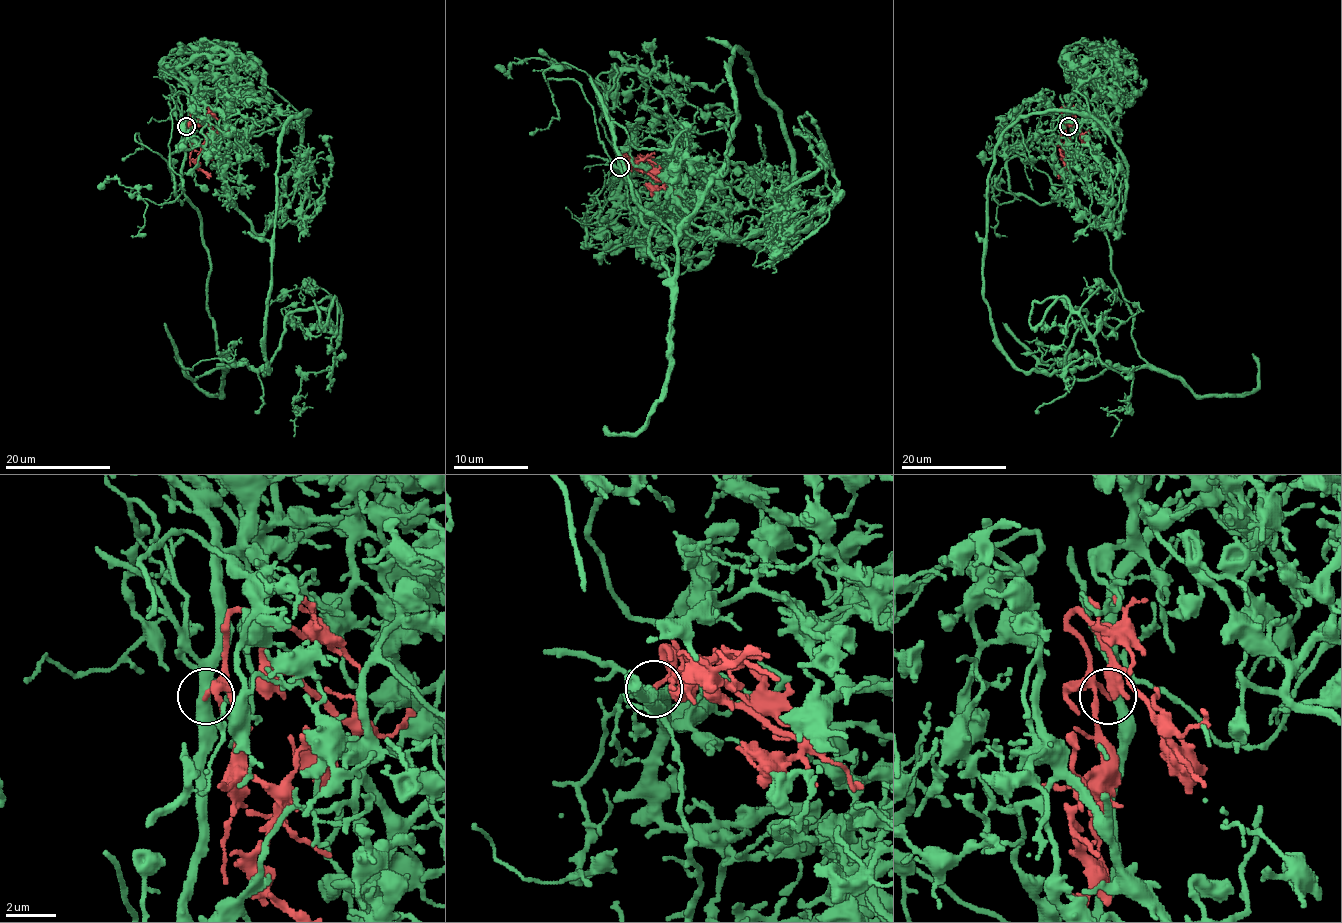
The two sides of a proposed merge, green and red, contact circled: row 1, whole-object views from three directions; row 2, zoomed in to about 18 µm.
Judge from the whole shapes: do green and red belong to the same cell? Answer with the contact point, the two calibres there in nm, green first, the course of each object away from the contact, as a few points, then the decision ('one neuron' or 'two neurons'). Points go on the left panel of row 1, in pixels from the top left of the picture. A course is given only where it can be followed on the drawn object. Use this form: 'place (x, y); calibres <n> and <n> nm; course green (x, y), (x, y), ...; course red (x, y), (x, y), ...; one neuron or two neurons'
place (186, 126); calibres 400 and 120 nm; course green (186, 126), (183, 194), (226, 368), (263, 368), (289, 314), (336, 298), (334, 364), (301, 380), (293, 437); course red (186, 126), (190, 110), (194, 108), (217, 135), (209, 137), (203, 134); one neuron

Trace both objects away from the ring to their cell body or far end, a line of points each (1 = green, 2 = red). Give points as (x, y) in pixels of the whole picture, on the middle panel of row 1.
1: (620, 167), (672, 277), (677, 227), (728, 165), (765, 193), (826, 158), (828, 217), (782, 257), (770, 227)
2: (620, 167), (625, 156), (631, 158), (642, 171), (663, 184), (659, 188), (644, 184)

